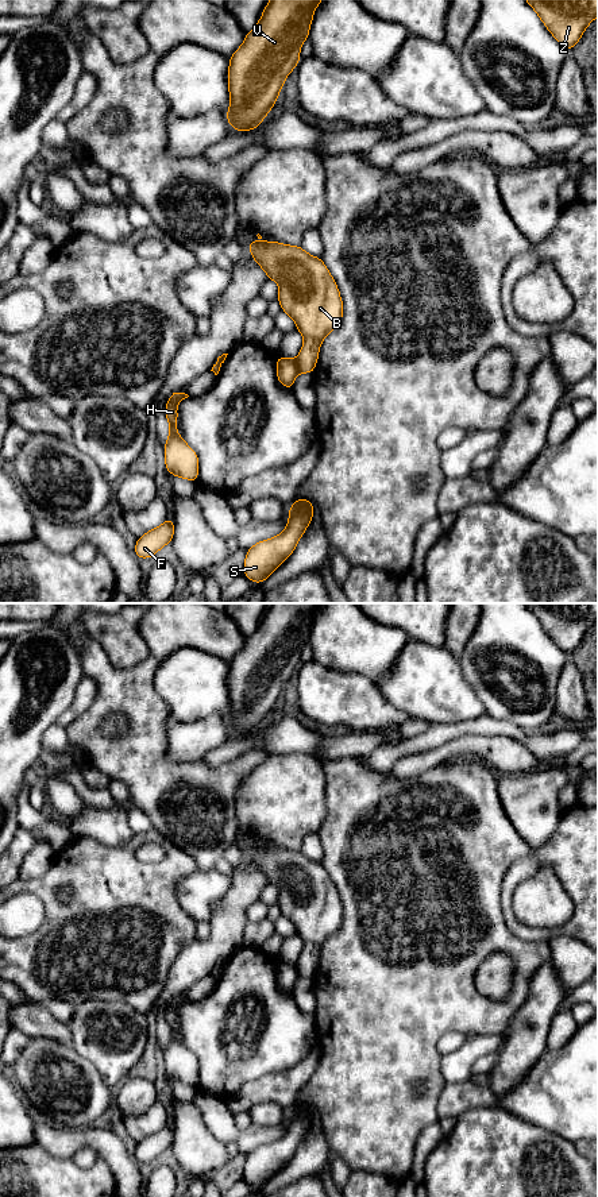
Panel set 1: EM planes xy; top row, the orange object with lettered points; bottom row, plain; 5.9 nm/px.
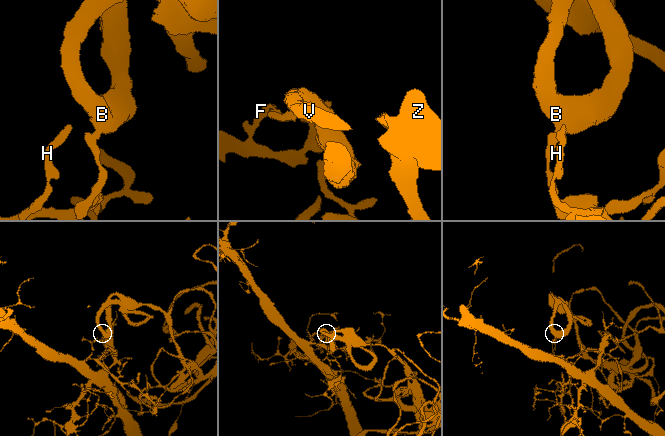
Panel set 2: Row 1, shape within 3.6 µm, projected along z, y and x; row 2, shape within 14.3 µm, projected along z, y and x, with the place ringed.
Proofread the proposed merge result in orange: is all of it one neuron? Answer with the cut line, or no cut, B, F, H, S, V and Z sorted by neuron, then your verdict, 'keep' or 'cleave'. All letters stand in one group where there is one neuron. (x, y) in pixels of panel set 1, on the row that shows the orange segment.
cut in xy along (293, 359), (300, 371); B V Z / F H S; cleave

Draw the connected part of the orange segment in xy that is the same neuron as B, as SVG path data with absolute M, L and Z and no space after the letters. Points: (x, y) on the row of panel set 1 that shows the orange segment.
M258 233L258 242L248 243L247 248L252 259L263 269L269 279L278 283L278 301L304 336L301 352L294 359L300 372L312 374L320 345L324 337L333 331L343 318L343 301L335 279L321 258L312 256L300 246L288 246L278 242L263 242Z

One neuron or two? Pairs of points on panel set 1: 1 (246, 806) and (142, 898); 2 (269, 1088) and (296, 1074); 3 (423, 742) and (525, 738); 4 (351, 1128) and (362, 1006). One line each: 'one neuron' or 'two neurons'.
1: two neurons
2: one neuron
3: one neuron
4: one neuron

